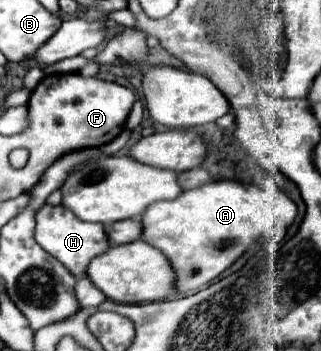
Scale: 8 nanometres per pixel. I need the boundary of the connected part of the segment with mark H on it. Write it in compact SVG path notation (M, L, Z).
M43 203L39 207L39 211L35 213L35 239L37 243L49 253L53 255L57 261L61 261L71 275L75 277L83 277L87 271L87 265L93 257L105 253L111 245L107 243L107 233L105 227L99 223L85 223L81 219L75 219L75 215L71 215L71 211L67 211L67 207L63 205L47 205Z

